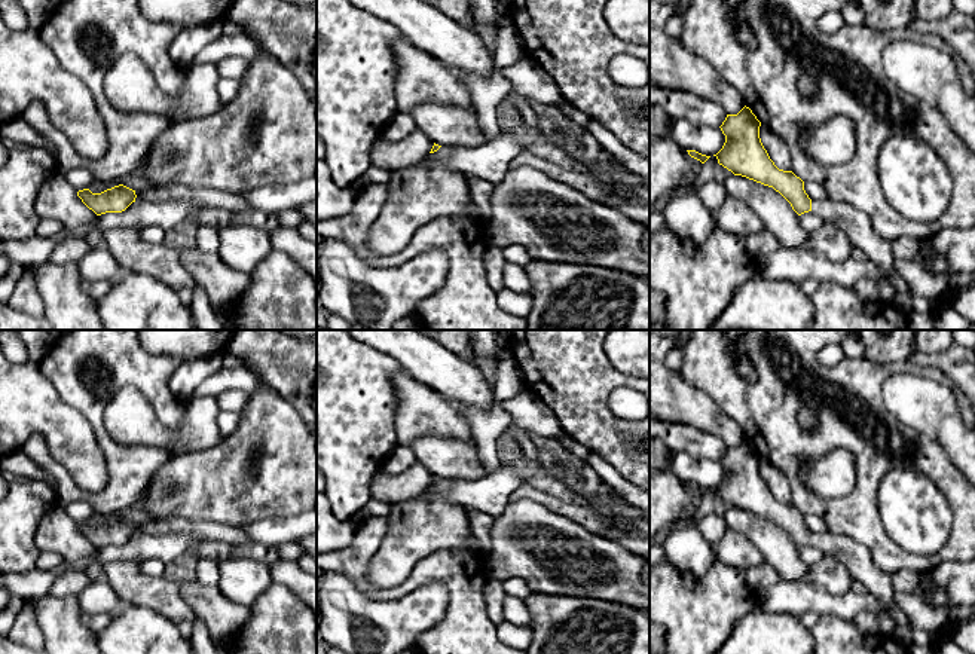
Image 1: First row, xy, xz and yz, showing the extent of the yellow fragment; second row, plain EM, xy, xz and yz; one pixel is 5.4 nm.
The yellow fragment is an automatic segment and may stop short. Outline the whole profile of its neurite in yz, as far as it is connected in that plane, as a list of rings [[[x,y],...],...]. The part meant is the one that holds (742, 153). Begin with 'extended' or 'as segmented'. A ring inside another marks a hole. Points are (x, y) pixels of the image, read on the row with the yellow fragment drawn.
extended; [[[746,106],[737,114],[727,114],[719,126],[725,143],[713,155],[718,164],[734,175],[773,187],[798,216],[812,211],[825,221],[835,223],[847,235],[853,248],[861,250],[883,271],[893,272],[896,259],[892,242],[875,232],[867,210],[828,198],[812,201],[804,190],[804,181],[792,171],[779,169],[770,159],[759,138],[759,126],[761,122]]]

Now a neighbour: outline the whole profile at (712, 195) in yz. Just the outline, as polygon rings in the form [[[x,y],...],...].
[[[716,181],[694,187],[694,192],[710,211],[715,211],[728,196],[724,184]]]

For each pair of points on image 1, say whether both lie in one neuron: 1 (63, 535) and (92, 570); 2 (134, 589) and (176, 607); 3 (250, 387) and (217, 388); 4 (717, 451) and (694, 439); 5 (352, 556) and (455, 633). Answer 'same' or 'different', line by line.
1: same
2: same
3: same
4: same
5: same

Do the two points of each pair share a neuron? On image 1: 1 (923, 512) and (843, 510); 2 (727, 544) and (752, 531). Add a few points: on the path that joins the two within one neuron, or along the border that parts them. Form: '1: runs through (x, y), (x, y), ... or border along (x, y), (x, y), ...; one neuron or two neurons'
1: border along (883, 476), (877, 512), (895, 541); two neurons
2: border along (729, 526), (740, 531), (764, 561); two neurons

